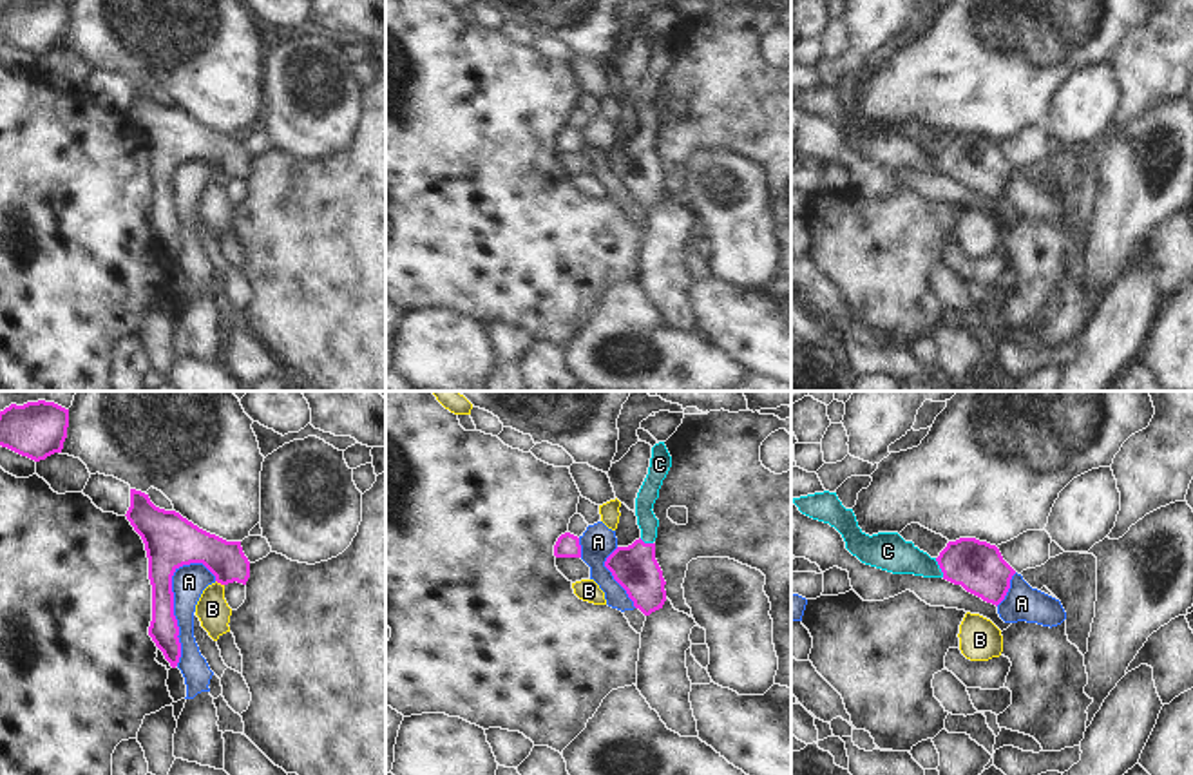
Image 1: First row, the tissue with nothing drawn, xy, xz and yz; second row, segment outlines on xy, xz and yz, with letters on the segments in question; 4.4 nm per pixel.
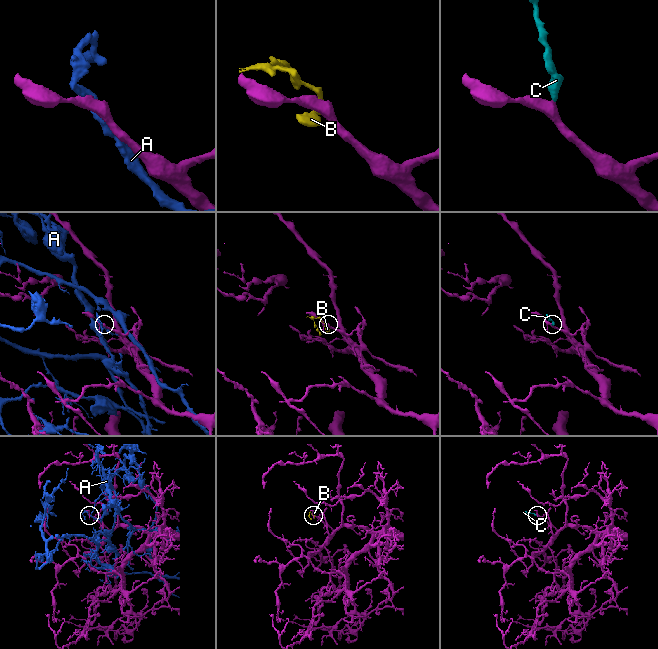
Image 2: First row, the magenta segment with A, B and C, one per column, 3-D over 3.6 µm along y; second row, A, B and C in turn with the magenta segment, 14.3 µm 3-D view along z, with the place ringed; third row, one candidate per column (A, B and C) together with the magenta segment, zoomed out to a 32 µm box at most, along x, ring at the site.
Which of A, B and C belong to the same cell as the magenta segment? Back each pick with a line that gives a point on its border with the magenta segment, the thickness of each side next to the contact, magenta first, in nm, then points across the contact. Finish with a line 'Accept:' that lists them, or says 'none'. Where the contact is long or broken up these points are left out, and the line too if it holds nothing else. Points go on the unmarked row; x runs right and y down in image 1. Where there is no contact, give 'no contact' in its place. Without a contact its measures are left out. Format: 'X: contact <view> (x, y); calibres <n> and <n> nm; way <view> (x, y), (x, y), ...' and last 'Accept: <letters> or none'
C: contact yz (940, 162); calibres 220 and 170 nm; way yz (976, 160), (940, 162), (927, 162), (887, 145)
Accept: C

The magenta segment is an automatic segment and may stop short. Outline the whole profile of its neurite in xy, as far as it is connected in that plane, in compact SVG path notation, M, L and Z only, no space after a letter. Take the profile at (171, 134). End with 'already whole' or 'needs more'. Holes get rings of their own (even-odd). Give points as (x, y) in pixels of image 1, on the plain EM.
M130 83L127 114L141 130L148 152L152 179L152 215L148 230L172 263L181 252L179 221L174 210L174 167L190 158L203 158L221 179L243 177L250 172L250 156L241 136L226 136L210 129L176 105L156 101L148 89Z; already whole

